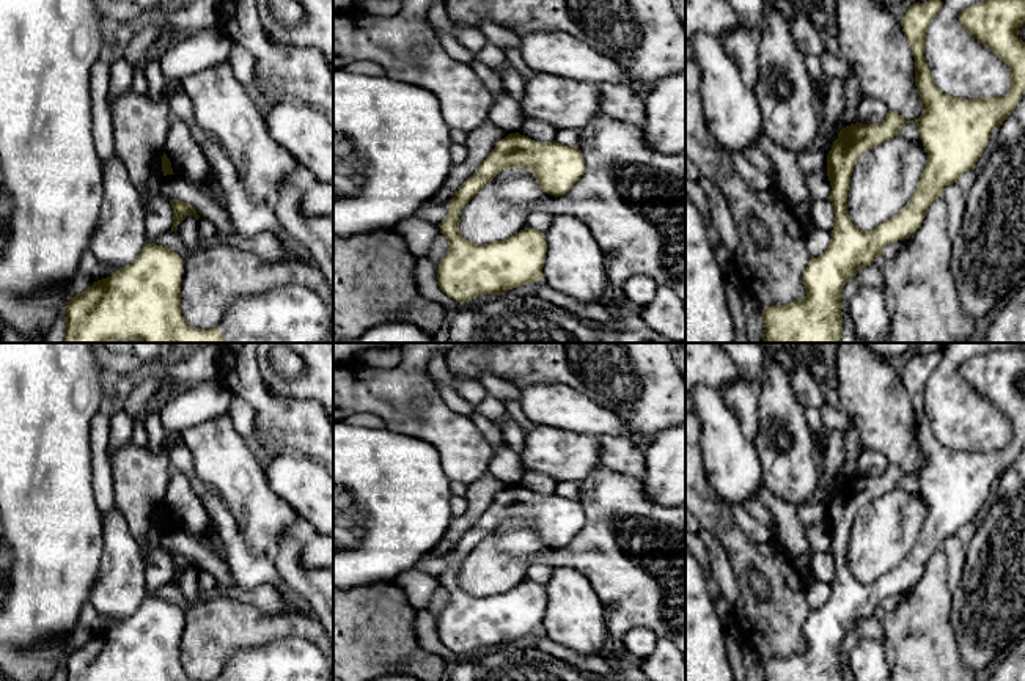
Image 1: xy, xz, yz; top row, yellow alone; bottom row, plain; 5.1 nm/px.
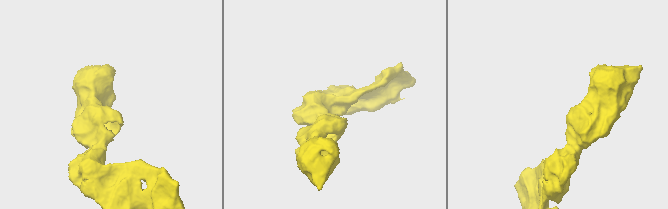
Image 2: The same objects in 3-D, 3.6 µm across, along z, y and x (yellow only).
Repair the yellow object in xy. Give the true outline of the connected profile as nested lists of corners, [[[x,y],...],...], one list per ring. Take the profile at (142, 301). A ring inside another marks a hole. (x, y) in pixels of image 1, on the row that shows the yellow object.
[[[146,244],[137,260],[112,277],[94,282],[64,307],[64,343],[107,343],[140,340],[141,343],[324,343],[330,332],[330,315],[314,289],[281,285],[237,299],[217,329],[195,329],[181,313],[181,266],[186,261],[162,245]]]

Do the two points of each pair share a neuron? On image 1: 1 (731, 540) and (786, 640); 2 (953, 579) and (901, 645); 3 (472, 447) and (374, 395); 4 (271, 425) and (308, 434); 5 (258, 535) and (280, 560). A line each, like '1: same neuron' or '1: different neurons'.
1: same neuron
2: different neurons
3: same neuron
4: same neuron
5: different neurons

